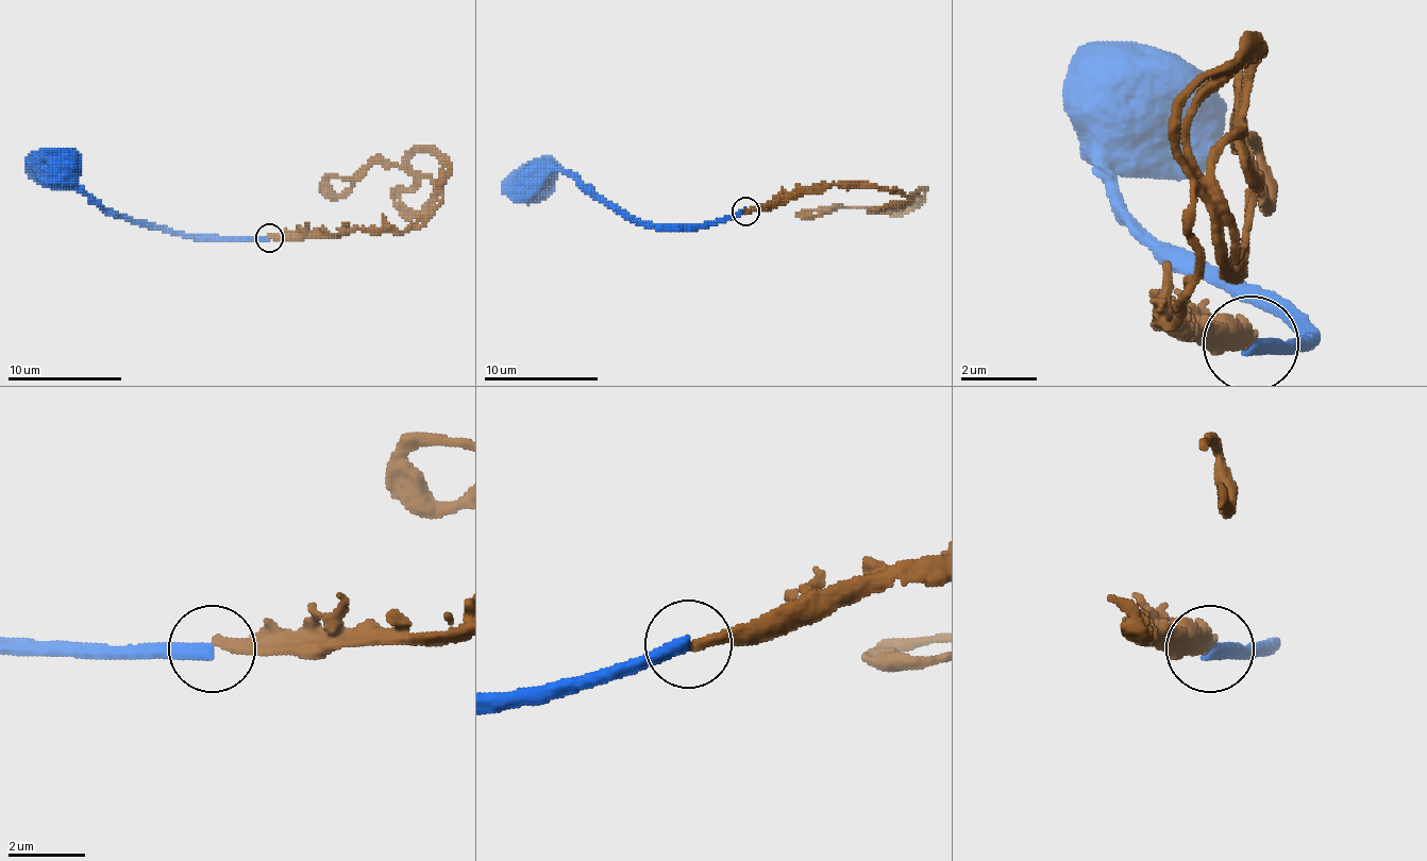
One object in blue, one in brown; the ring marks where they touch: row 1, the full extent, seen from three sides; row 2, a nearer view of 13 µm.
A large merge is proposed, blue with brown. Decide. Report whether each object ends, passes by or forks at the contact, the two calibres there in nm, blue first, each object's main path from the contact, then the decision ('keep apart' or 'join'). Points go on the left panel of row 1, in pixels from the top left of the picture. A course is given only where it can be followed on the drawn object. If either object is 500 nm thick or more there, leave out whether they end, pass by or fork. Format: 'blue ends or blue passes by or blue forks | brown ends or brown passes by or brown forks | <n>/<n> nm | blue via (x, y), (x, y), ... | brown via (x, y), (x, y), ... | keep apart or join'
blue ends | brown ends | 360/240 nm | blue via (268, 237), (171, 234), (108, 215), (57, 166) | brown via (268, 237), (405, 232), (434, 200), (425, 174), (380, 163), (331, 178), (320, 191) | keep apart

